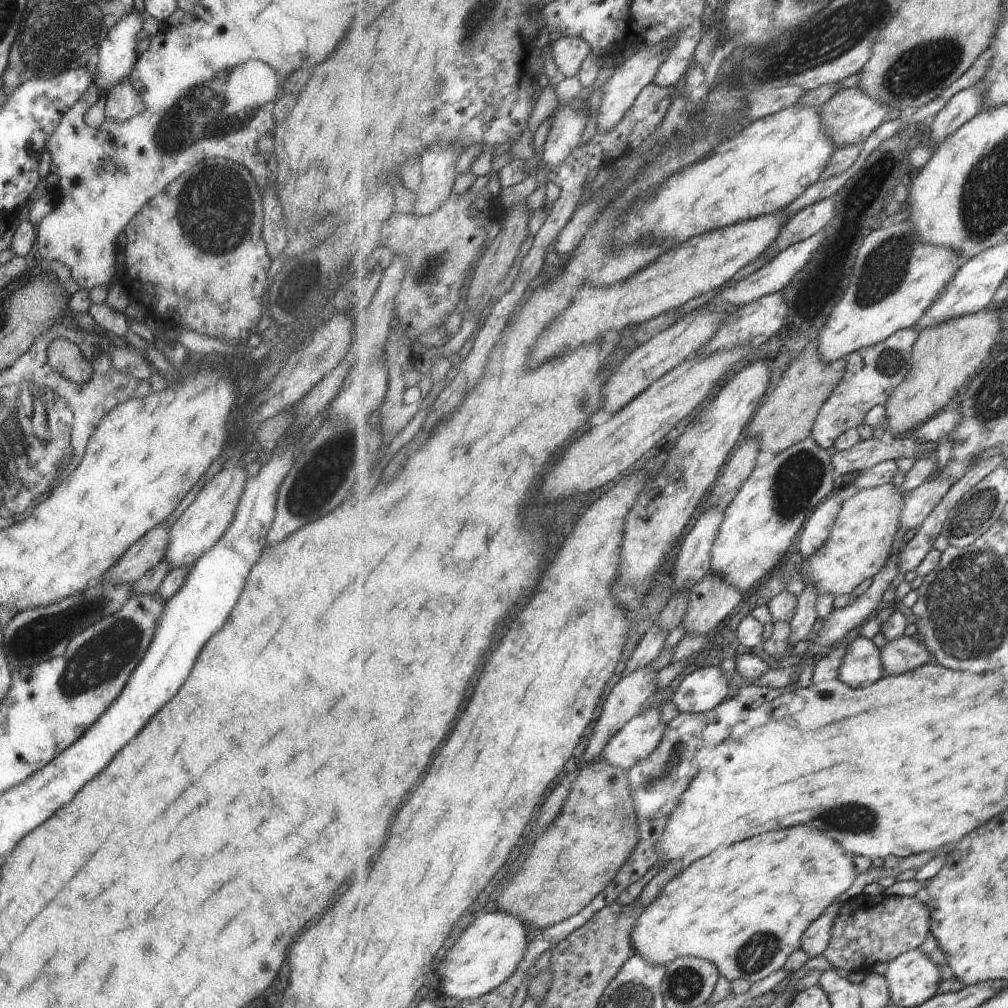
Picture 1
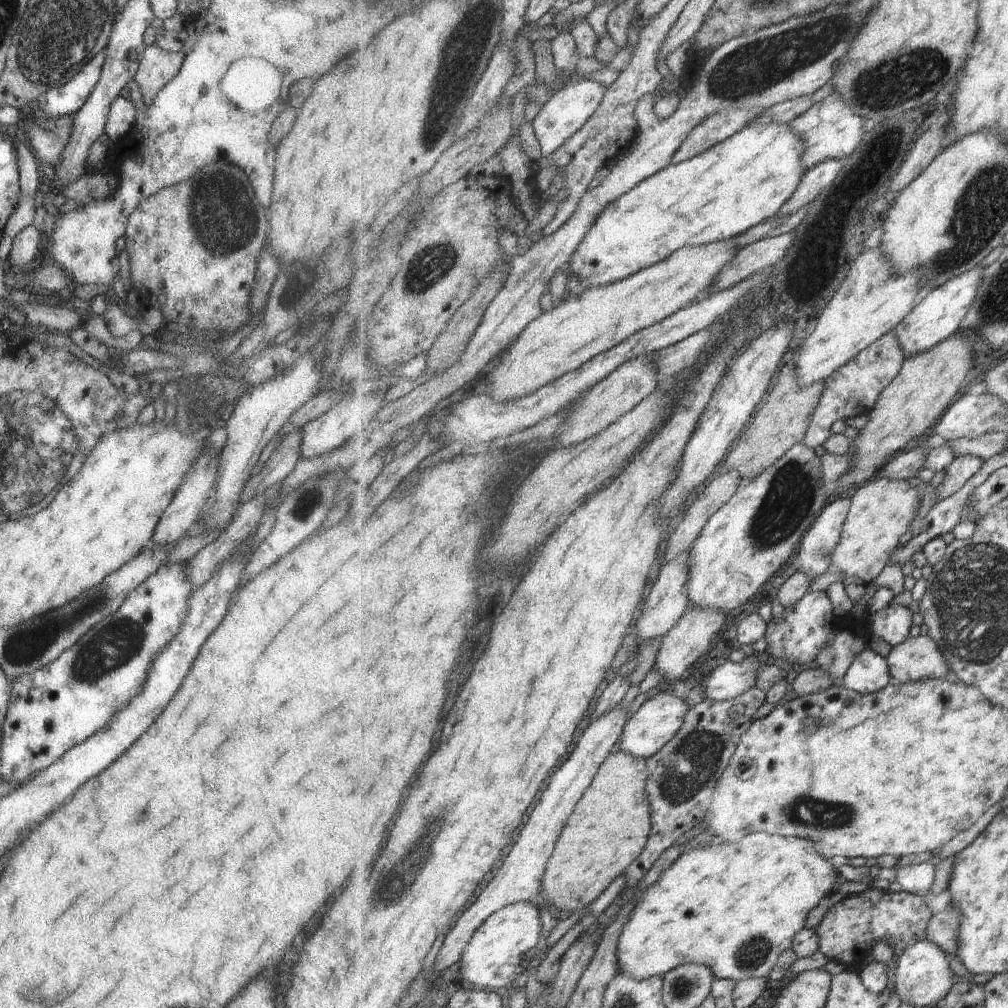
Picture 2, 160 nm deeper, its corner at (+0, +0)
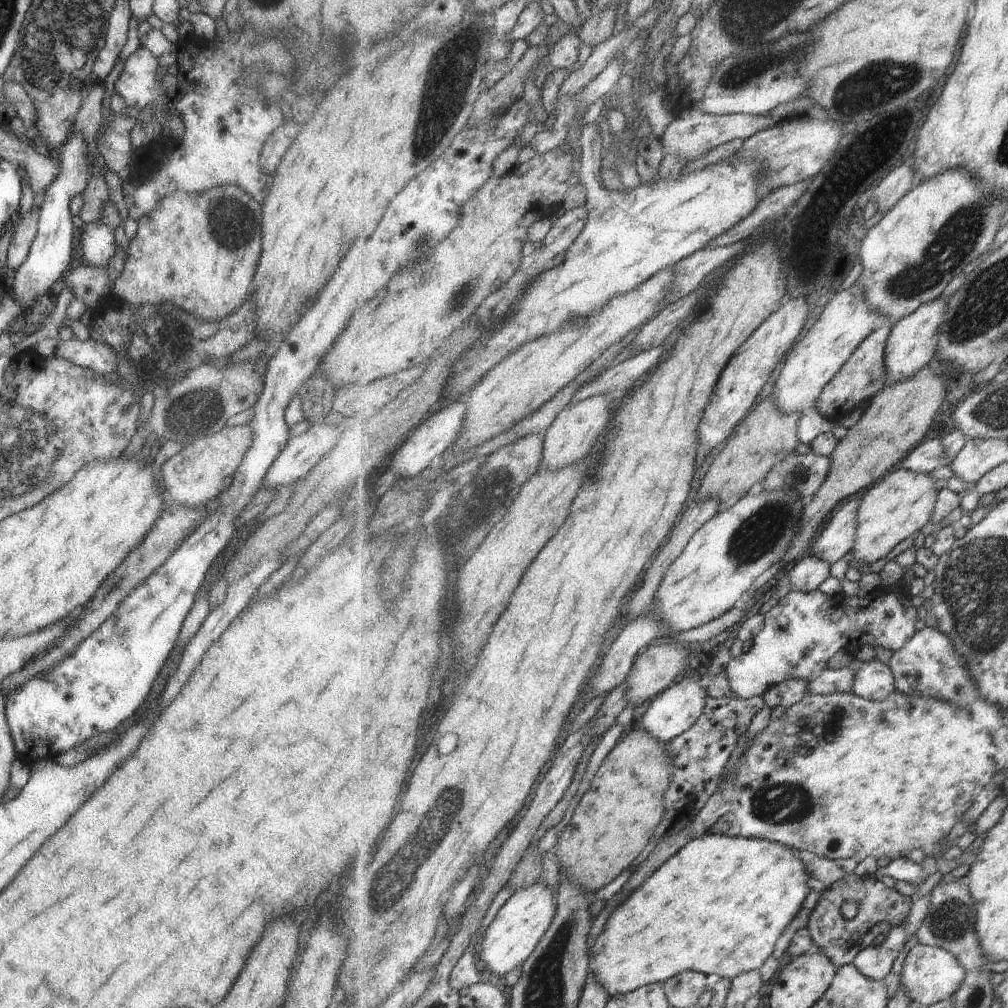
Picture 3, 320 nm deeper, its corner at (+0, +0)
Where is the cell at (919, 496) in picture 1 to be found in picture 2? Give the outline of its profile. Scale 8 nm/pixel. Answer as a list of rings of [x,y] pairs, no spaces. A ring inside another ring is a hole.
[[[959,455],[945,470],[945,478],[936,487],[936,502],[959,492],[968,480],[983,468],[986,463],[982,458],[973,455]]]

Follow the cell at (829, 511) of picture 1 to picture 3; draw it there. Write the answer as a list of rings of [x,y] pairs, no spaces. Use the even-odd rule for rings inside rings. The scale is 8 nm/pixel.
[[[860,497],[843,501],[829,516],[808,554],[833,564],[851,553],[857,540]]]

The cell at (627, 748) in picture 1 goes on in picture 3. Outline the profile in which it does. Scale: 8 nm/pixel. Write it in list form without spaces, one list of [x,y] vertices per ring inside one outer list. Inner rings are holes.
[[[695,672],[679,678],[677,682],[671,685],[666,691],[658,694],[651,700],[645,714],[637,719],[635,725],[639,729],[645,729],[652,735],[655,735],[660,741],[665,744],[670,743],[675,738],[680,737],[684,732],[687,732],[699,720],[703,709],[707,702],[707,688],[703,688],[699,684],[699,675]]]

